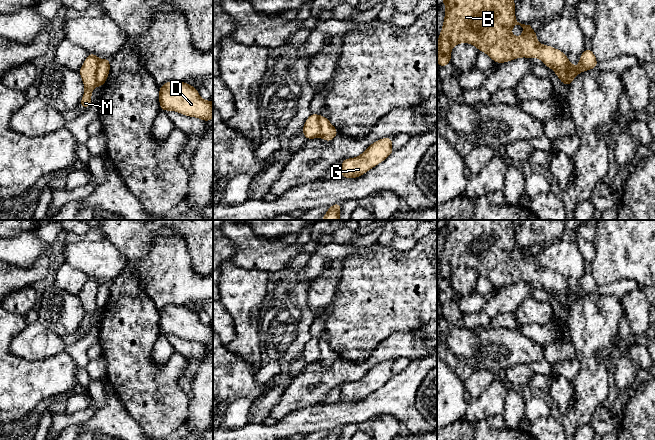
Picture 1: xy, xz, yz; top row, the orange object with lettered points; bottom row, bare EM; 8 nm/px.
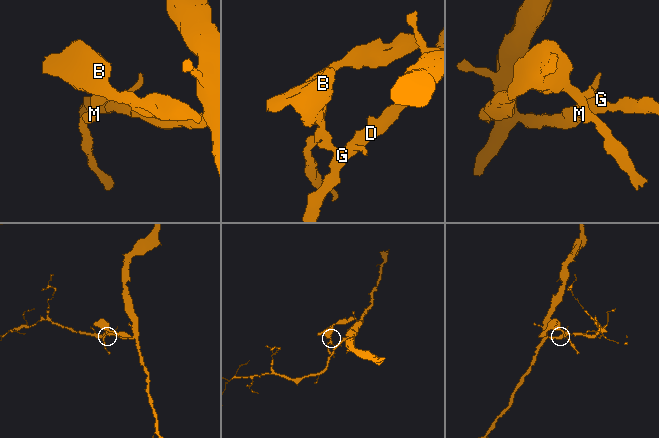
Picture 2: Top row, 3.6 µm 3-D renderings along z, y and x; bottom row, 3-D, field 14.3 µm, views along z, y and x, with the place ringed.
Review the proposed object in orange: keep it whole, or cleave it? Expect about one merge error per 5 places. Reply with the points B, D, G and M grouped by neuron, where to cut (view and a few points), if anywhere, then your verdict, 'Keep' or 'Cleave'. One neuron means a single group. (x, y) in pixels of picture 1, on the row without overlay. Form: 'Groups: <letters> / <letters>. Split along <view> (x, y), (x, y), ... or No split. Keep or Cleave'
Groups: B M / D G. Split along xy (99, 285), (96, 291), (96, 309). Cleave

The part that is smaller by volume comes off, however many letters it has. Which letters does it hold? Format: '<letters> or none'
B, M

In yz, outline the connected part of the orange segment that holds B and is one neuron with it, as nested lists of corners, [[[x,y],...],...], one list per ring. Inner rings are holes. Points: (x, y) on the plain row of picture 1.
[[[441,220],[446,230],[443,251],[437,267],[437,287],[445,292],[451,286],[451,274],[460,267],[474,269],[486,277],[495,287],[506,287],[520,281],[539,282],[543,289],[551,292],[556,298],[567,295],[568,311],[577,298],[571,293],[567,279],[549,269],[537,265],[537,258],[530,249],[519,247],[515,242],[515,225],[513,220]],[[514,249],[520,249],[524,257],[515,261],[511,257]]]

